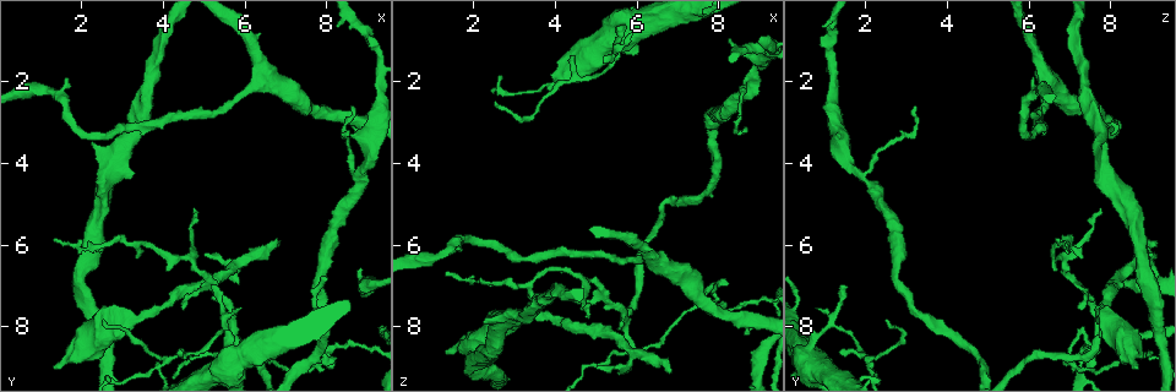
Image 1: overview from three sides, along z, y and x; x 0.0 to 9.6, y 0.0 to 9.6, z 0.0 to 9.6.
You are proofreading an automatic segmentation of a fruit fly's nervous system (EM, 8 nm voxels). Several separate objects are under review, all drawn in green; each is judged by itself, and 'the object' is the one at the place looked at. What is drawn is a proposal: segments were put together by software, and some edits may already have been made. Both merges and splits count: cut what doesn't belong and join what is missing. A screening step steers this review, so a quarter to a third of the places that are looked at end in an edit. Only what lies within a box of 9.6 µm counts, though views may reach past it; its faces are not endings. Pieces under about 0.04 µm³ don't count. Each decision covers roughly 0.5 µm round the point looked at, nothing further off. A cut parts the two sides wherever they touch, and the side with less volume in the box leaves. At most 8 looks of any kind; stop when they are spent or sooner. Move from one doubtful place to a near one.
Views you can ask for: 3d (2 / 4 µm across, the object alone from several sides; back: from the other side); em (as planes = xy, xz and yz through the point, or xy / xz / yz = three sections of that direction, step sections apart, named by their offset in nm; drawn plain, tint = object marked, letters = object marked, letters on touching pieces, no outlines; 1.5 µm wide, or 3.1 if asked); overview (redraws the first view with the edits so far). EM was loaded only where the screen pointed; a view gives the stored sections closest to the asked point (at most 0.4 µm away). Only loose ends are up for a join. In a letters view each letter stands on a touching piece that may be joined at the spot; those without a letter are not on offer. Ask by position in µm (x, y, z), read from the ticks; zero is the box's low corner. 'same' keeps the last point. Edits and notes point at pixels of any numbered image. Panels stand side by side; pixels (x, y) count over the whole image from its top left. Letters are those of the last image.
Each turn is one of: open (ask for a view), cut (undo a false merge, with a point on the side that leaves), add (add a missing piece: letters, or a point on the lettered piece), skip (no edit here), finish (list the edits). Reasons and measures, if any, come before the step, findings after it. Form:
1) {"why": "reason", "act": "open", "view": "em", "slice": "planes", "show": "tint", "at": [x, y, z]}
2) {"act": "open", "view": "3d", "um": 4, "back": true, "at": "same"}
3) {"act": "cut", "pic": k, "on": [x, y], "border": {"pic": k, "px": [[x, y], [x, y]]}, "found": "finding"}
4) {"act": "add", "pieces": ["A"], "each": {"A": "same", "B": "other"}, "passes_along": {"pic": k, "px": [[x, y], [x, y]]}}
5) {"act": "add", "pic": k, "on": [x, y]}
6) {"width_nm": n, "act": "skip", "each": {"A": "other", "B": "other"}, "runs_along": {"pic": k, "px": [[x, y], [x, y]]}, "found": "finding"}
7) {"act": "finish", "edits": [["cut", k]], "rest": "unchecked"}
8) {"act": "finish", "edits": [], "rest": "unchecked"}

{"why": "an open end", "act": "open", "view": "3d", "um": 4, "at": [2.50, 7.90, 2.50]}

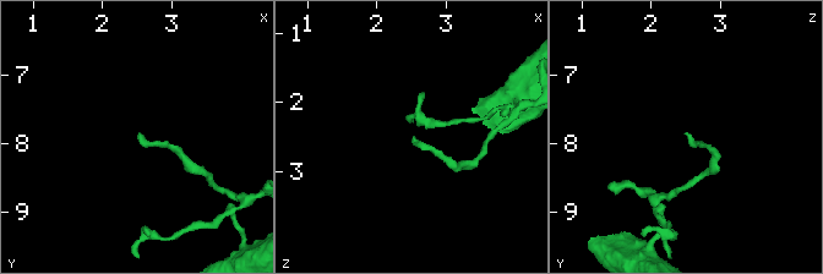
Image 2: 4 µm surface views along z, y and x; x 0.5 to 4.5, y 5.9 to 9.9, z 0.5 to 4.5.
{"why": "shape alone is not enough", "act": "open", "view": "em", "slice": "planes", "show": "letters", "at": [2.50, 7.85, 2.50]}

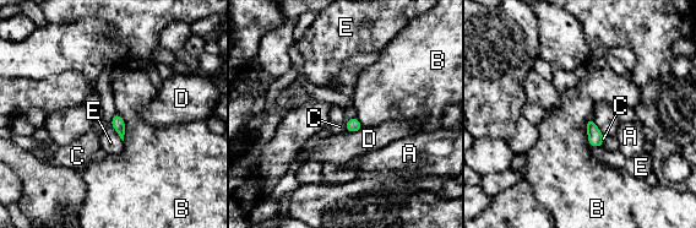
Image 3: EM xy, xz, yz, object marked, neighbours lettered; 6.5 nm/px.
{"width_nm": 90, "act": "skip", "each": {"A": "other", "B": "other", "C": "other", "D": "other", "E": "other"}, "border": {"pic": 3, "px": [[117, 113], [109, 124]]}, "found": "no lettered piece goes on from it"}

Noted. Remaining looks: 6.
{"why": "free end", "act": "open", "view": "em", "slice": "planes", "show": "tint", "at": [5.85, 7.60, 0.80]}

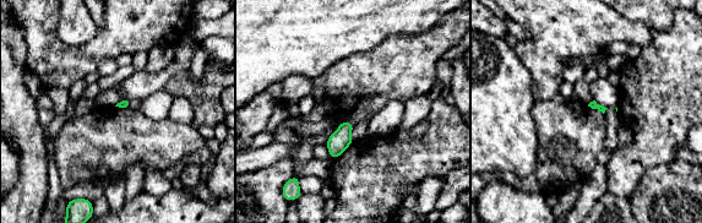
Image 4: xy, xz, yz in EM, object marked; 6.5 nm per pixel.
{"why": "see the neighbours", "act": "open", "view": "em", "slice": "planes", "show": "letters", "at": "same"}

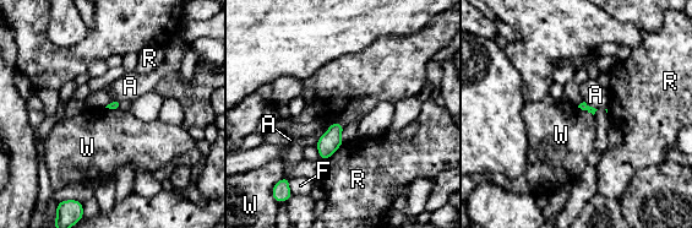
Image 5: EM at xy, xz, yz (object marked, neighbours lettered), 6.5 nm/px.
{"act": "skip", "each": {"A": "other", "F": "other", "R": "other", "W": "other"}, "border": {"pic": 5, "px": [[577, 107], [593, 115]]}, "found": "no lettered piece goes on from it"}

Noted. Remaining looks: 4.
{"why": "sharp bend", "act": "open", "view": "3d", "um": 4, "at": [3.85, 9.05, 2.15]}

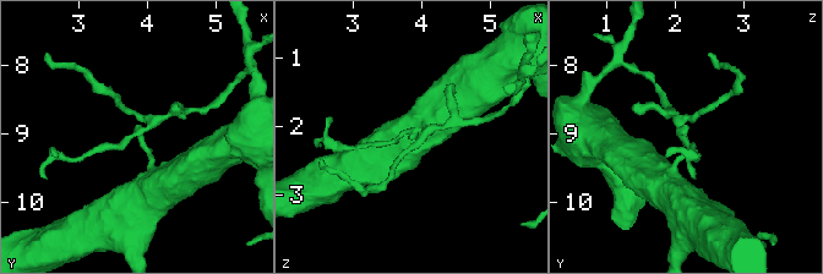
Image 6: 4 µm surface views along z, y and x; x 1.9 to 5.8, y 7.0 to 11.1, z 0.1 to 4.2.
{"why": "need the tissue", "act": "open", "view": "em", "slice": "planes", "show": "letters", "at": [3.85, 9.10, 2.15]}

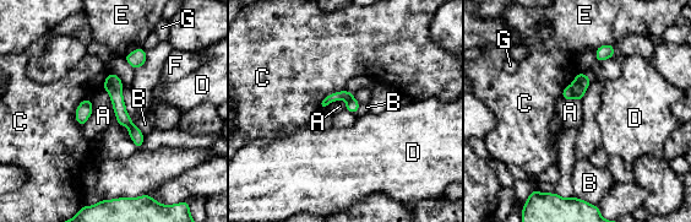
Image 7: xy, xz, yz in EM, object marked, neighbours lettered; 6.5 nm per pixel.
{"act": "cut", "pic": 7, "on": [567, 95], "each": {"A": "other", "B": "other", "C": "other", "D": "other", "E": "other", "F": "other", "G": "other"}, "found": "a second neuron is stuck on"}

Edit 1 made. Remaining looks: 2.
{"act": "finish", "edits": [["cut", 7]], "rest": "unchecked"}

